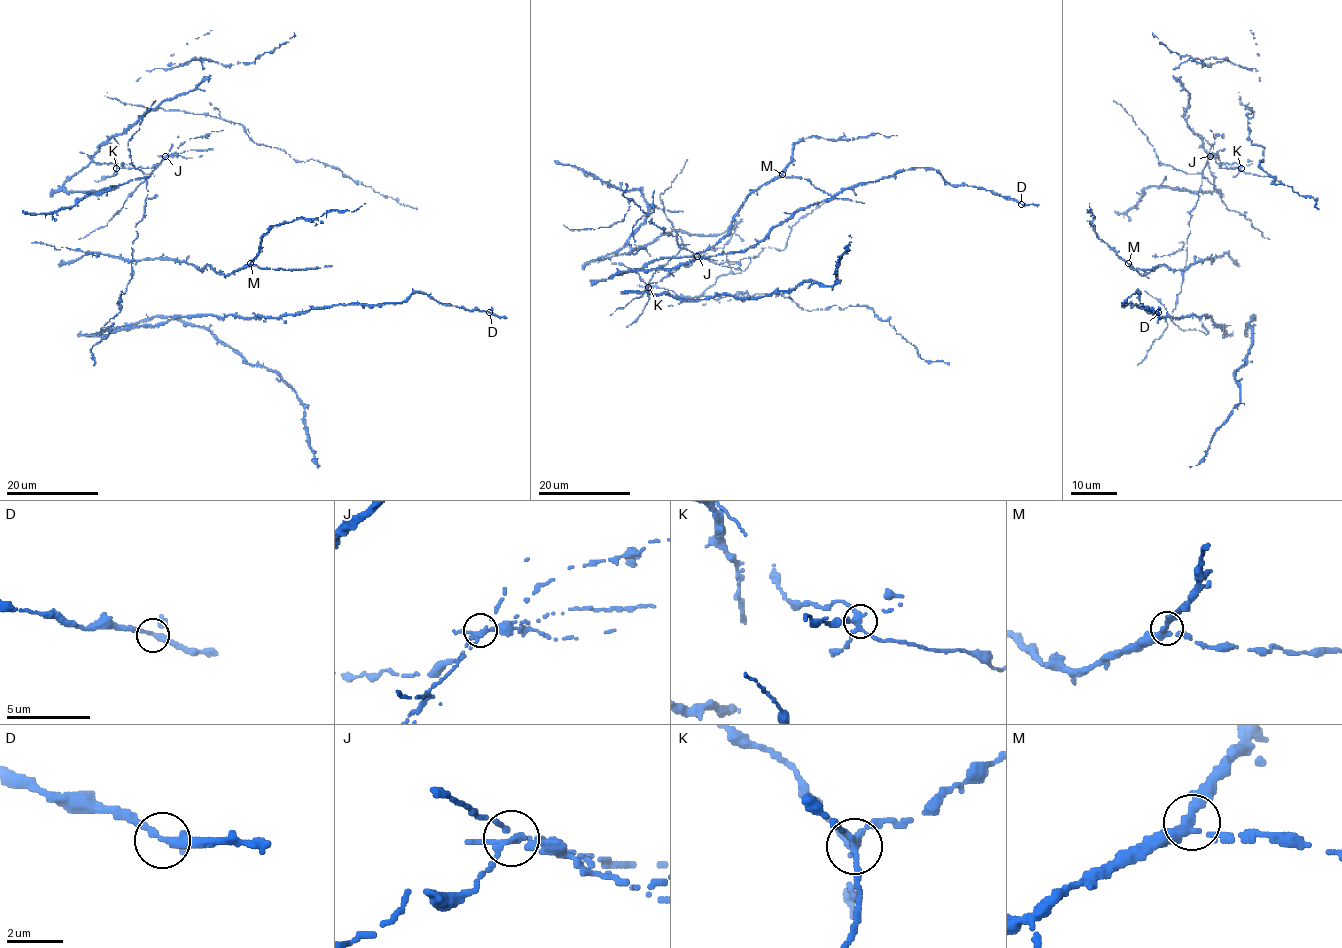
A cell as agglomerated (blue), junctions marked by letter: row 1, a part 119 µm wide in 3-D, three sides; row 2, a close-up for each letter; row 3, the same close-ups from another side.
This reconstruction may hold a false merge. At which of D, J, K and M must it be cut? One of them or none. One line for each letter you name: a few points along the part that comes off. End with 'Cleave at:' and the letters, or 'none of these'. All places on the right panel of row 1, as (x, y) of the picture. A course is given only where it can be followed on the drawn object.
J: course (1210, 155), (1198, 200), (1190, 213), (1181, 291), (1170, 315), (1182, 330), (1206, 334), (1203, 323)
Cleave at: J

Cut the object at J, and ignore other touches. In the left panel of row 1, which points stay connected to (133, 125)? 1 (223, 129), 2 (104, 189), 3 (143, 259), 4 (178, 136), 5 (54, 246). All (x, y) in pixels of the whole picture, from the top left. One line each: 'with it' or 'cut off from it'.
1: cut off from it
2: with it
3: with it
4: cut off from it
5: with it

